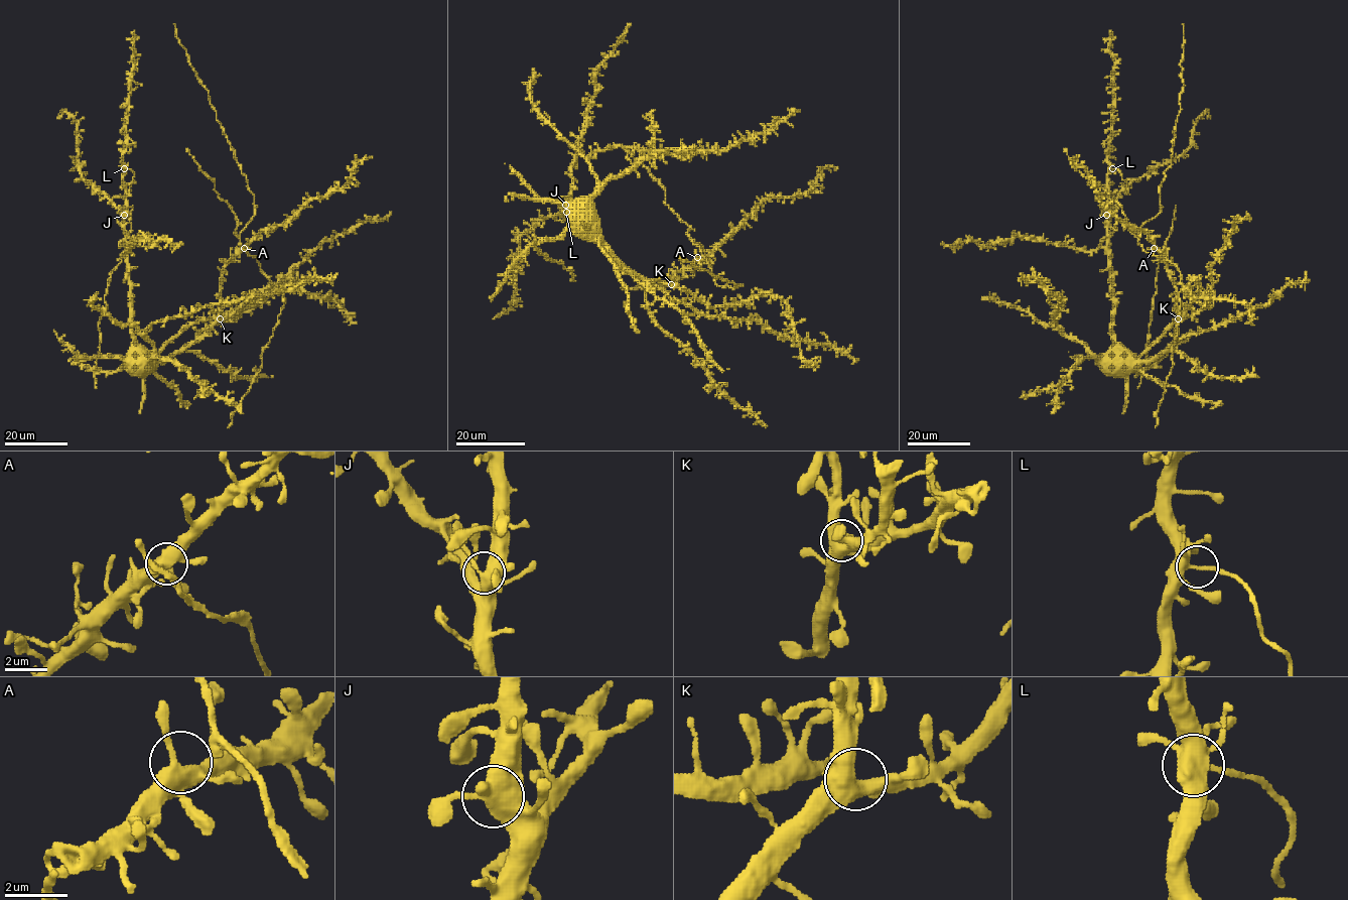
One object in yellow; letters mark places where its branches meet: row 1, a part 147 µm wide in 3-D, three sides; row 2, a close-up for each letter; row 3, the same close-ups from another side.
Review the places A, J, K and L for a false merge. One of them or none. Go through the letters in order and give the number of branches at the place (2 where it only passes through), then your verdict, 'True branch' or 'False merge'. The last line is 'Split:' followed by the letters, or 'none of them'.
A: Branches: 5. True branch
J: Branches: 4. True branch
K: Branches: 4. True branch
L: Branches: 5. False merge
Split: L

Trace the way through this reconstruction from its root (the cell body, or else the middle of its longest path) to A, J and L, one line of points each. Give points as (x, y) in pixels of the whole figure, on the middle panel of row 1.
A: (579, 212), (580, 219), (628, 269), (648, 279), (671, 282), (676, 272), (683, 272), (697, 257)
J: (579, 212), (579, 210), (572, 212), (565, 205)
L: (579, 212), (579, 210), (572, 212), (566, 206), (566, 212)

